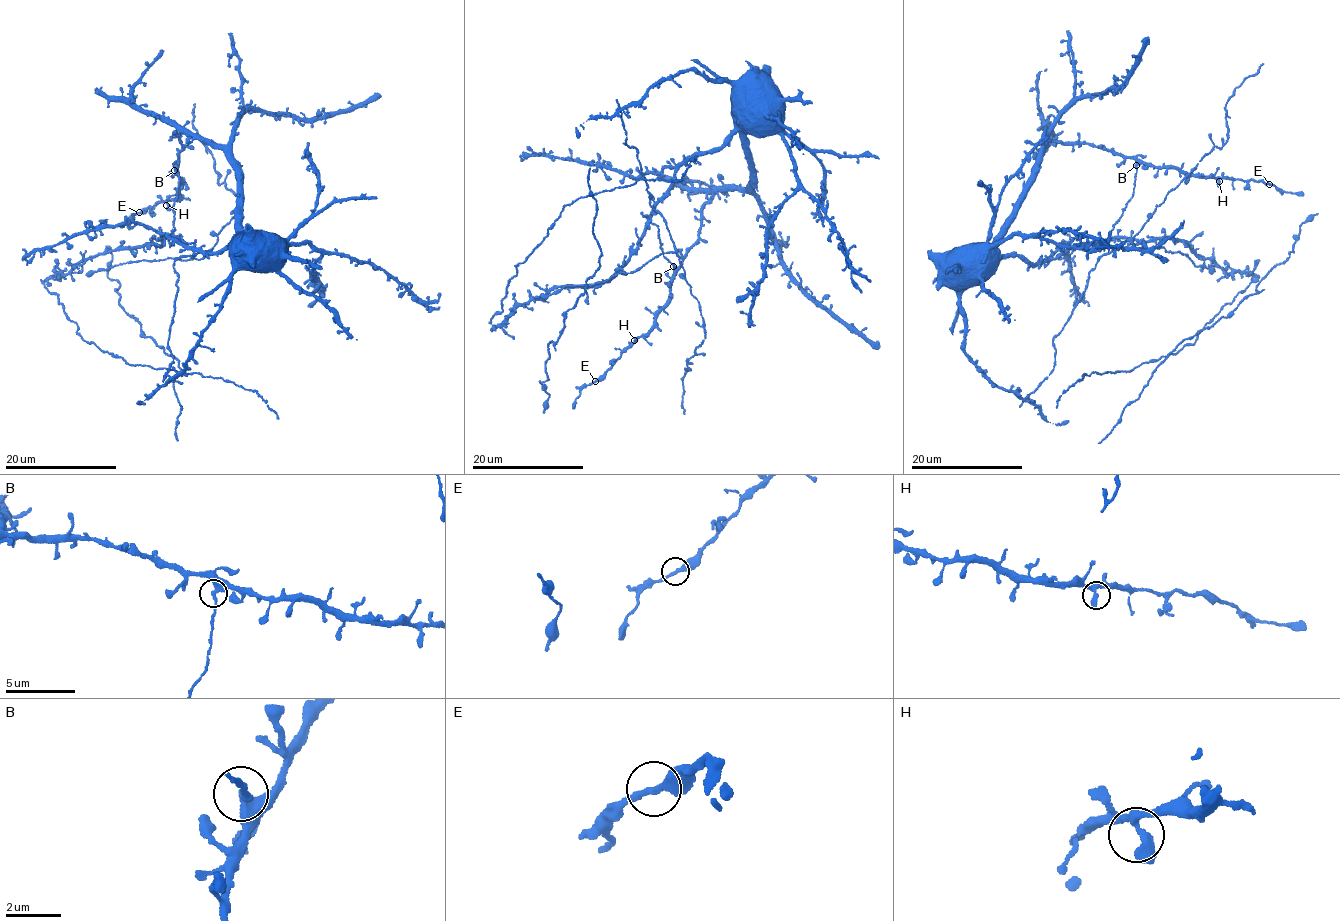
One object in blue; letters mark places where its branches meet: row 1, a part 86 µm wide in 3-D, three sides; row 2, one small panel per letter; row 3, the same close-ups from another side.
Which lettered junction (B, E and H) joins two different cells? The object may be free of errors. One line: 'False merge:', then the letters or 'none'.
False merge: B

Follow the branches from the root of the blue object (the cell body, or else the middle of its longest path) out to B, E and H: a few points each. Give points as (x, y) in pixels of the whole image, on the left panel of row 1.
B: (242, 254), (232, 245), (193, 251), (165, 236), (175, 229), (179, 177), (175, 170)
E: (242, 254), (232, 245), (193, 251), (165, 236), (175, 229), (176, 170), (185, 183), (179, 199), (139, 212)
H: (242, 254), (232, 245), (193, 251), (165, 236), (175, 229), (176, 170), (185, 183), (179, 199), (166, 205)

